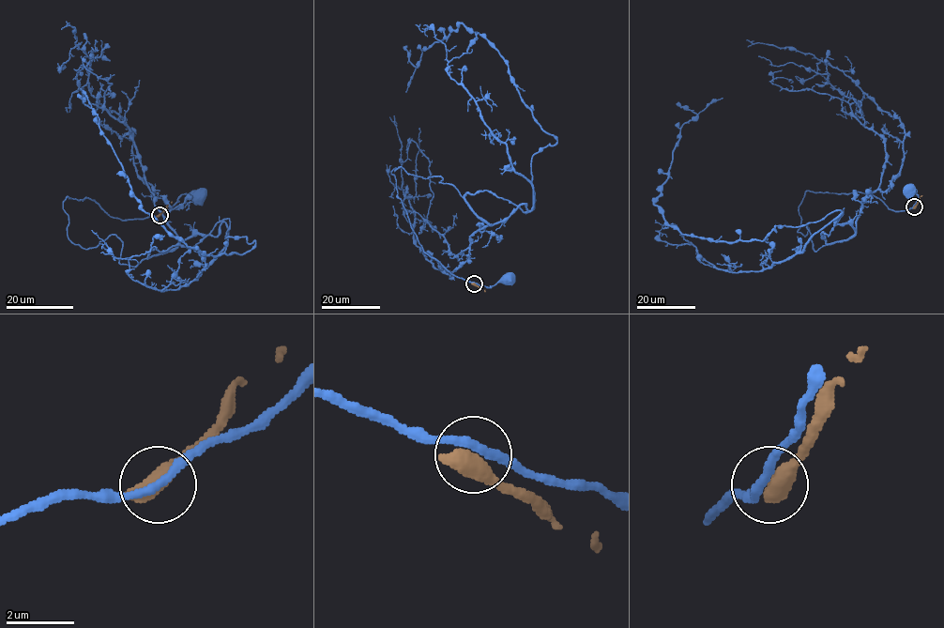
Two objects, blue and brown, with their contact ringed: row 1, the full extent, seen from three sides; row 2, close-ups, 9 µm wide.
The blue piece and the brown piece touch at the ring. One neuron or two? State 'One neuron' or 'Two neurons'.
Two neurons

